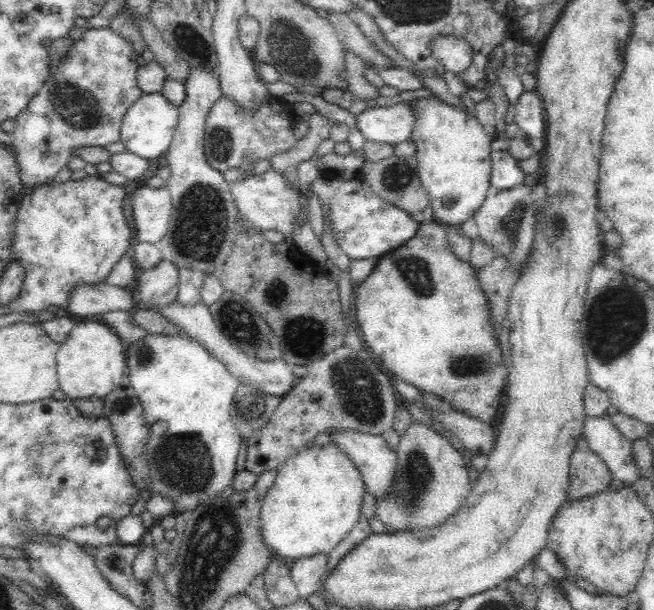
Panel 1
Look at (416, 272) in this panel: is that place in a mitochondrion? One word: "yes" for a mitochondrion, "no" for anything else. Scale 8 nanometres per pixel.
yes

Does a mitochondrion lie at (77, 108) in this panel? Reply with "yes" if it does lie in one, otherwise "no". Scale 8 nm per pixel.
yes

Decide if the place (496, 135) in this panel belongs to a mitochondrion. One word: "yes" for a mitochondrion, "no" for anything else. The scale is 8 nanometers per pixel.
no

